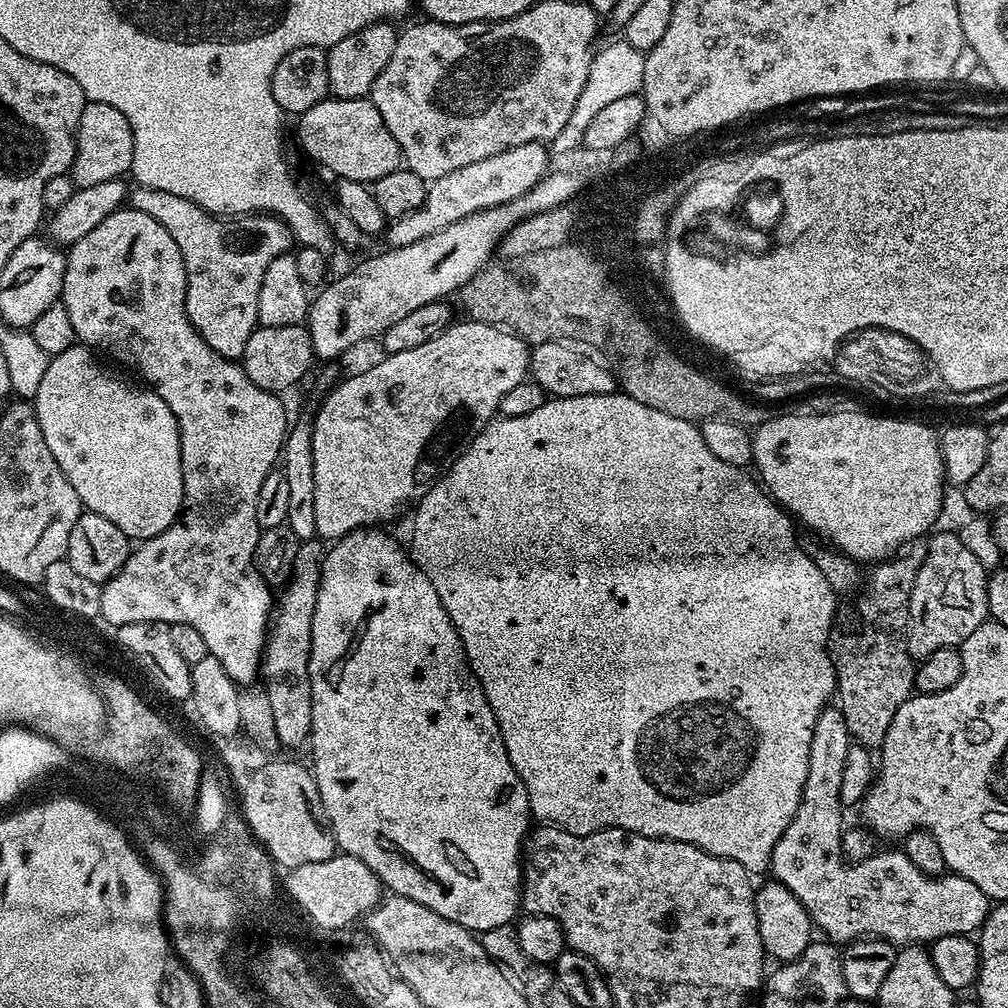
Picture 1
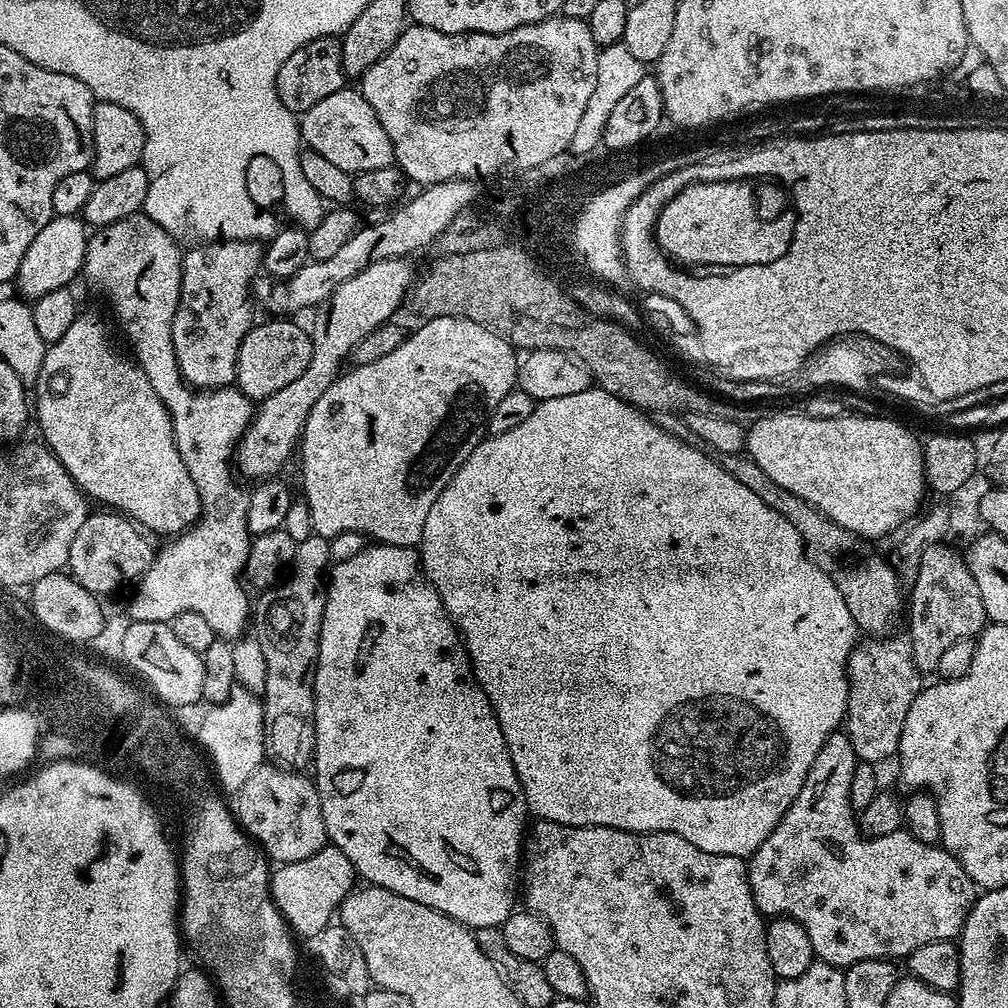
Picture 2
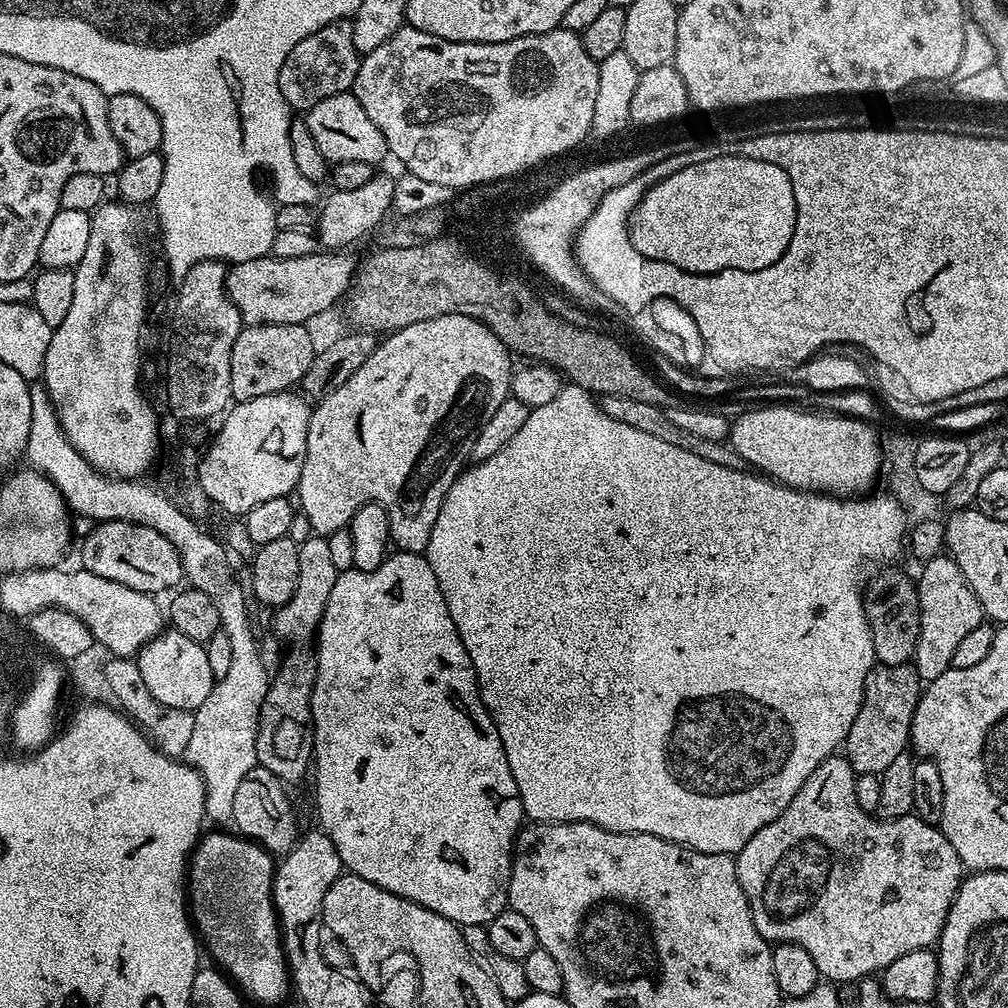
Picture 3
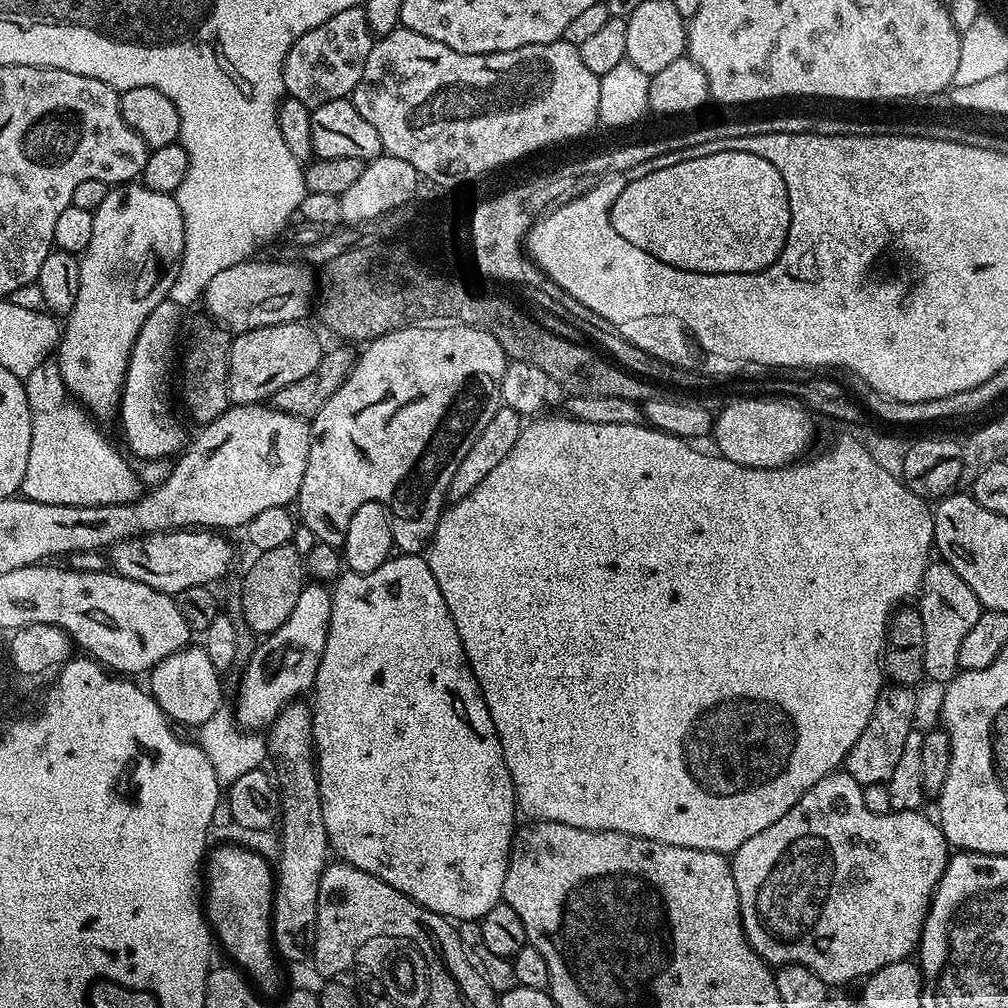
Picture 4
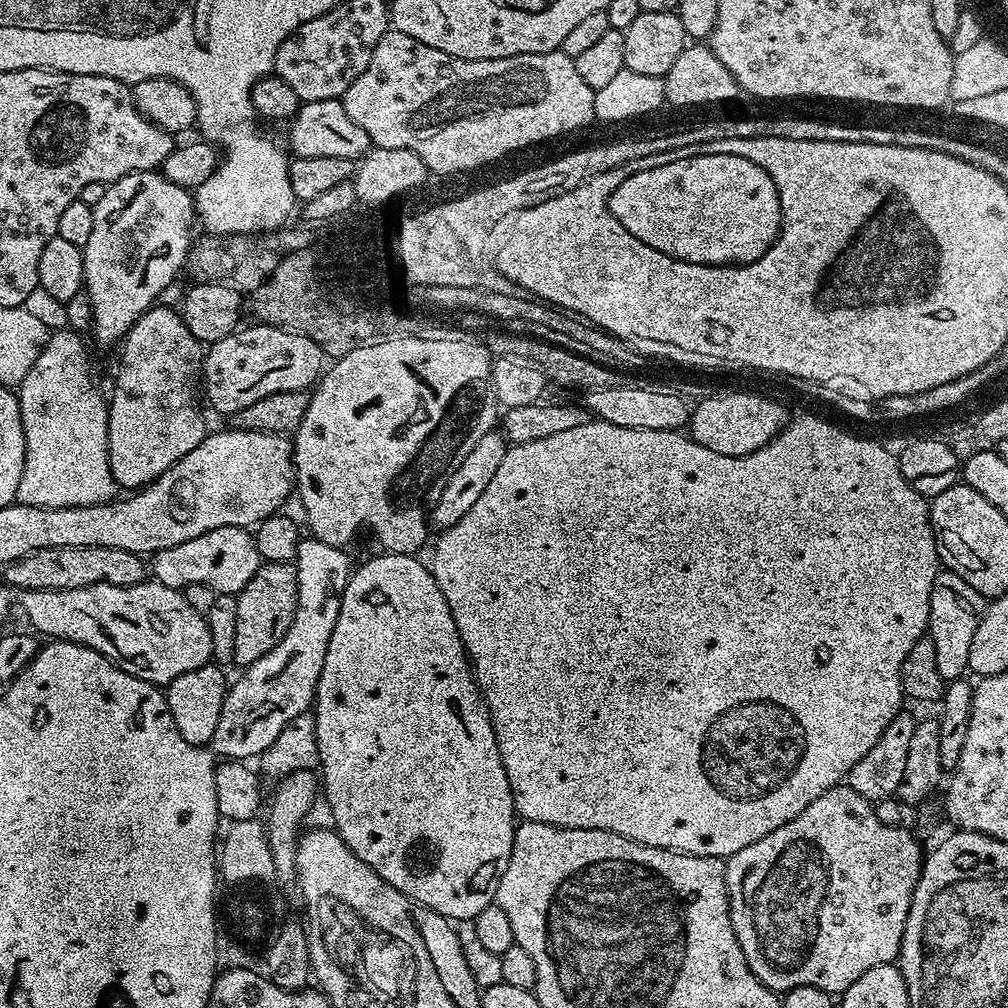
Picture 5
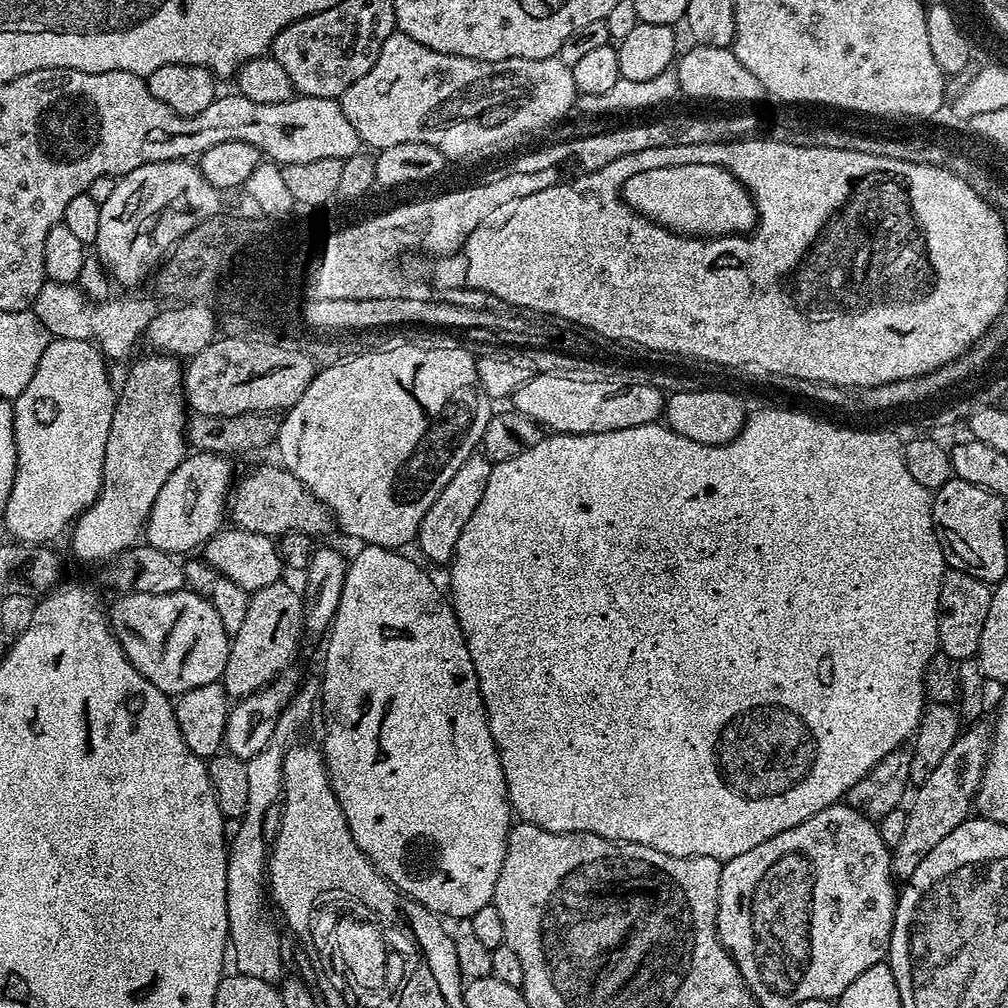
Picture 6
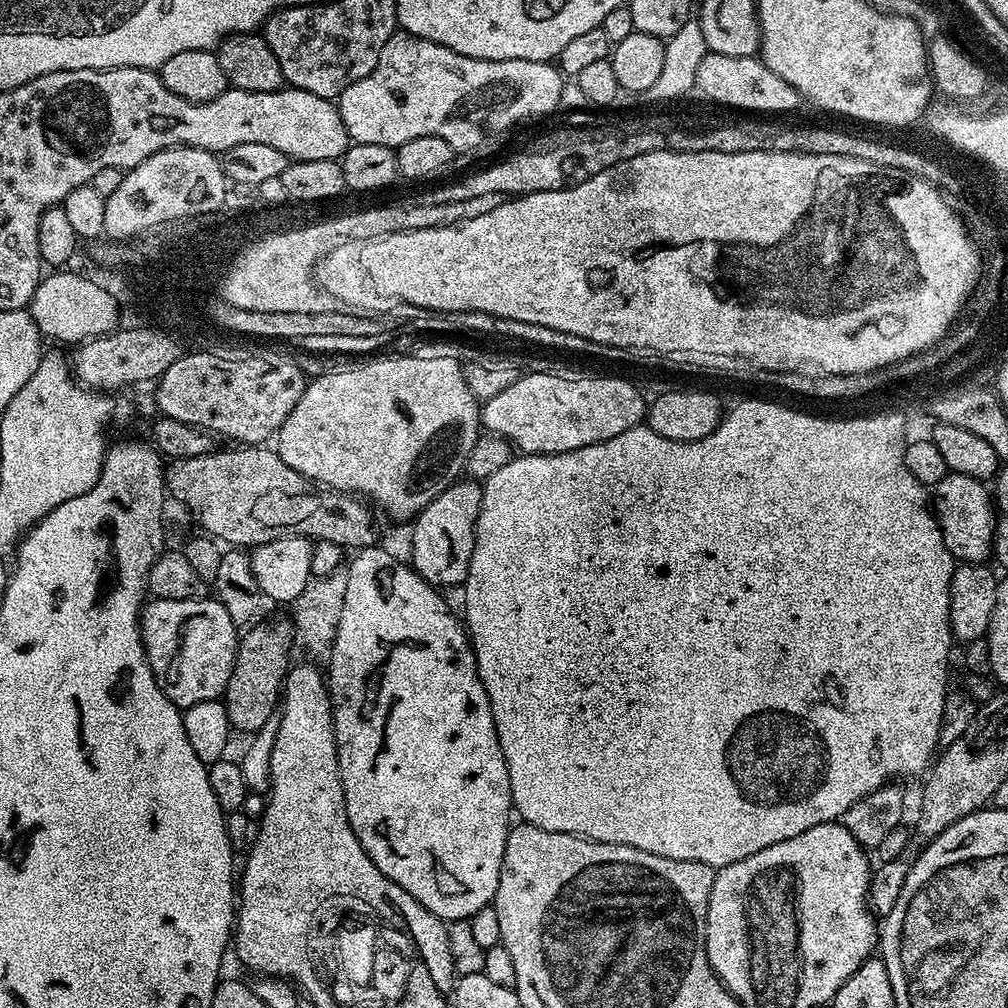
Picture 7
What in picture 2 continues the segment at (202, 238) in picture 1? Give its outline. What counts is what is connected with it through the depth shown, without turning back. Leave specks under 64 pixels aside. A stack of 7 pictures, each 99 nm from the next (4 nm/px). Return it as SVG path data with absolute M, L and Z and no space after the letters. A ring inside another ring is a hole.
M254 240L200 242L183 253L182 286L172 323L172 345L182 378L197 390L226 388L236 383L236 355L242 338L254 327L254 281L261 271L264 248Z

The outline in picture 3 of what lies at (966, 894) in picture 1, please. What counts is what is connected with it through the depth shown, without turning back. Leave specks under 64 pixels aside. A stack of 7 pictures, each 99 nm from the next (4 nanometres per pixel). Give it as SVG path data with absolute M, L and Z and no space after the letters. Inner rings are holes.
M843 755L827 756L818 766L818 770L814 770L814 774L806 778L802 790L794 794L790 806L786 806L781 816L767 824L762 830L758 830L758 834L754 834L754 838L750 838L750 842L746 842L746 846L742 846L742 850L734 856L738 882L748 899L750 914L754 918L754 926L758 934L762 934L762 938L773 945L797 944L802 946L802 950L806 950L806 954L814 958L814 966L818 966L821 977L837 985L848 983L851 985L853 982L875 977L883 973L884 968L890 966L890 962L894 962L894 958L902 958L902 954L910 954L910 950L932 948L939 941L946 922L946 914L950 914L950 906L966 875L965 866L958 858L954 846L950 846L950 842L937 825L922 822L914 814L897 820L882 820L864 812L862 806L858 806L858 798L854 798L857 775Z

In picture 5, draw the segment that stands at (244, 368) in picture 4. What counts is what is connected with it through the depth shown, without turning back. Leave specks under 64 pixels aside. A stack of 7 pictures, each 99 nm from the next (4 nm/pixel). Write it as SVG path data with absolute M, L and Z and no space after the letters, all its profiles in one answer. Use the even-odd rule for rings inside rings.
M256 322L252 326L241 327L226 338L211 341L204 353L202 384L204 380L208 404L216 412L231 414L246 410L246 406L258 402L258 398L266 398L266 394L311 389L325 371L324 351L310 338L272 325Z

